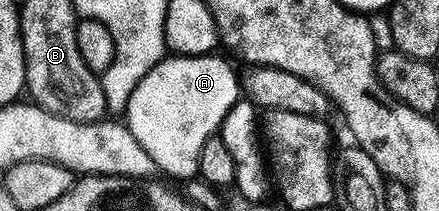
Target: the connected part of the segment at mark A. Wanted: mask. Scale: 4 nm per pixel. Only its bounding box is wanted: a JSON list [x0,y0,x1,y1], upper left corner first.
[125,54,243,182]

